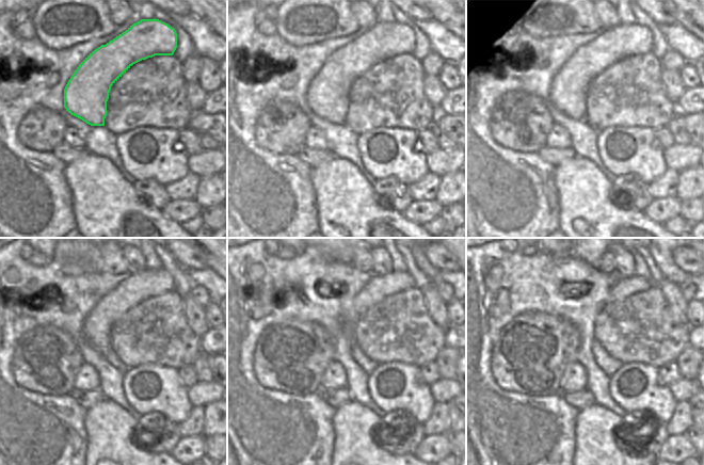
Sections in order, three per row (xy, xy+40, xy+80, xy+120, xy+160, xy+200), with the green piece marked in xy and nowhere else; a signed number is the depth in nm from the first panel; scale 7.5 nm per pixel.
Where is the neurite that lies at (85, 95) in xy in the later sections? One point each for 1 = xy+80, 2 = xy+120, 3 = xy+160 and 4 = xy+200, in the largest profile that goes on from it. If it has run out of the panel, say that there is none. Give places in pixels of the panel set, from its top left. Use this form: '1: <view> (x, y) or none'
1: xy+80 (569, 89)
2: xy+120 (137, 287)
3: xy+160 (379, 287)
4: xy+200 (627, 286)

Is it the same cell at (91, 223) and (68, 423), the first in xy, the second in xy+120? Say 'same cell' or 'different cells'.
different cells

